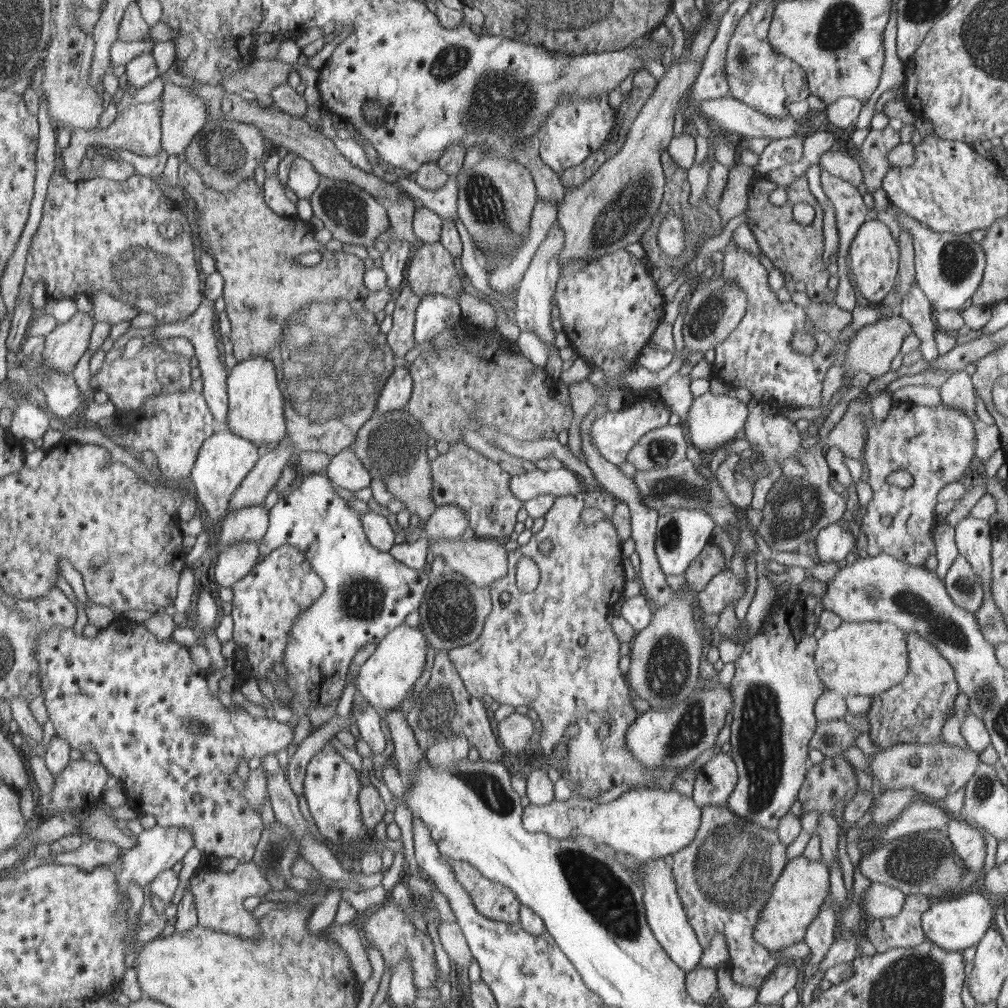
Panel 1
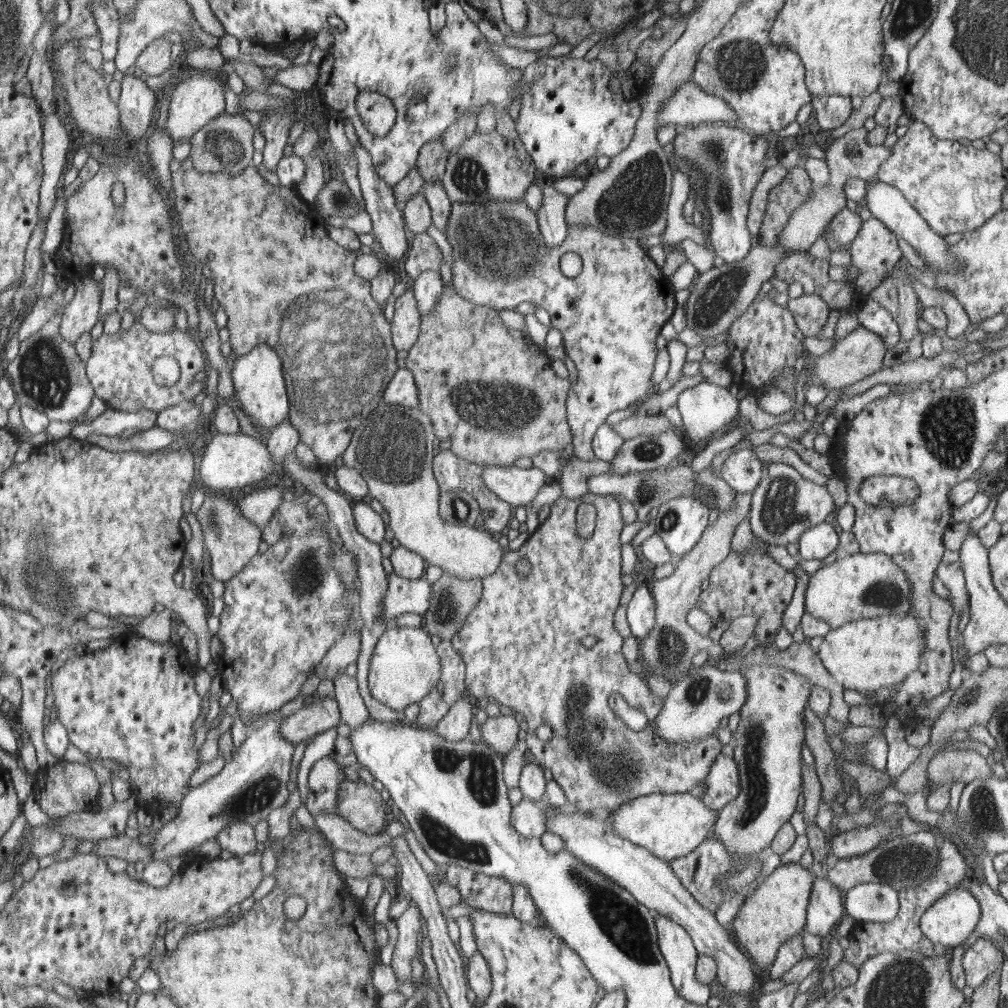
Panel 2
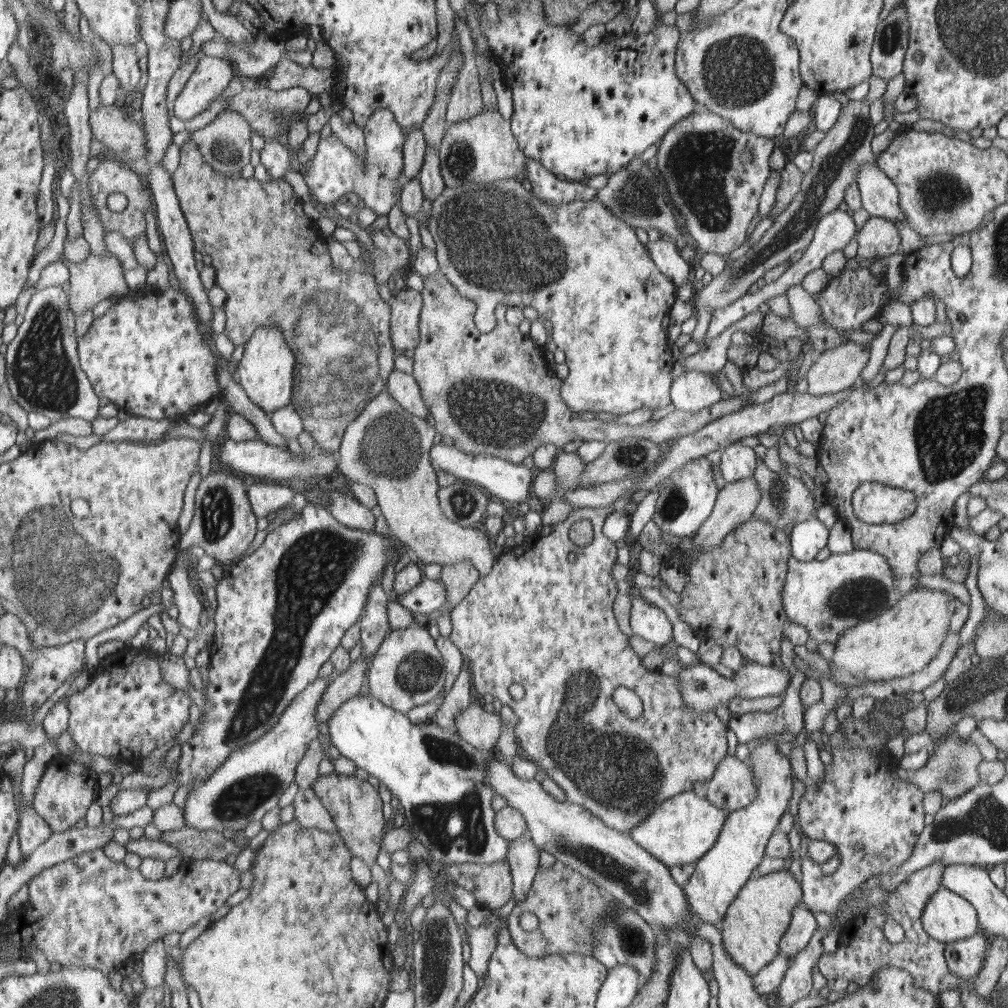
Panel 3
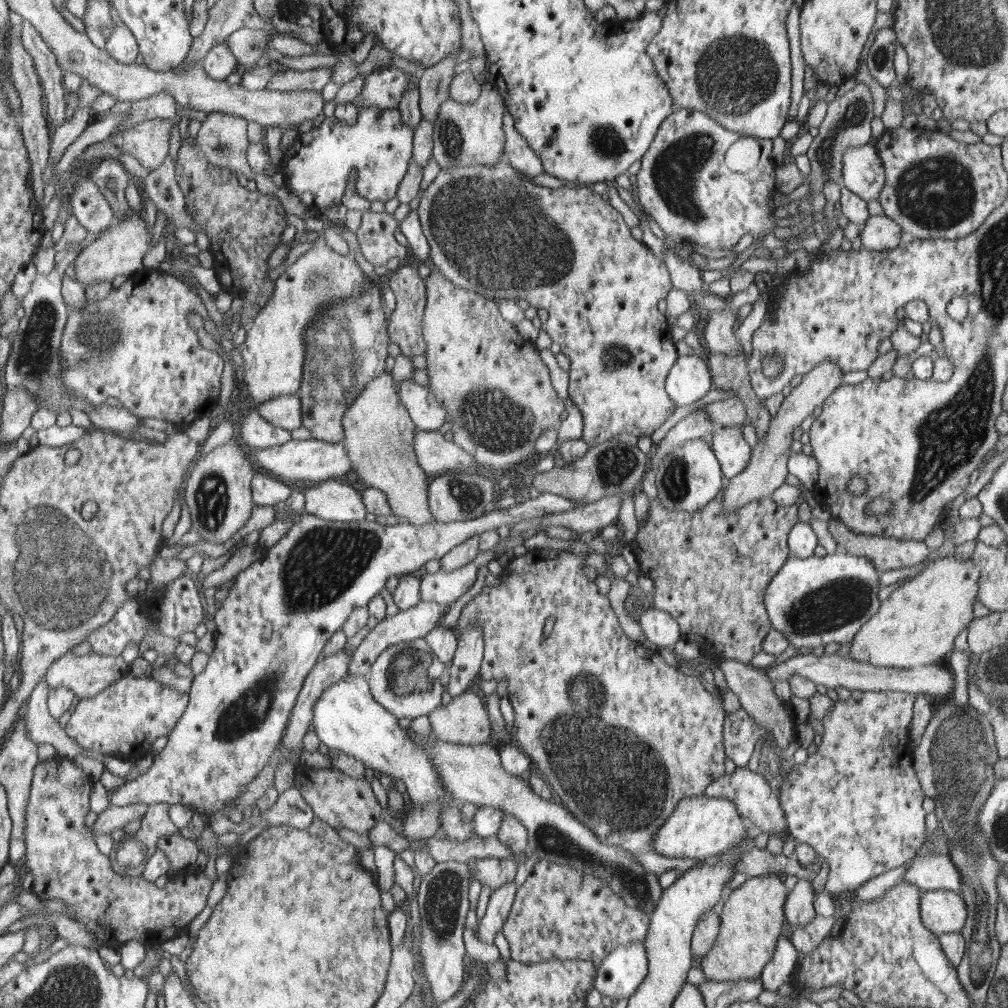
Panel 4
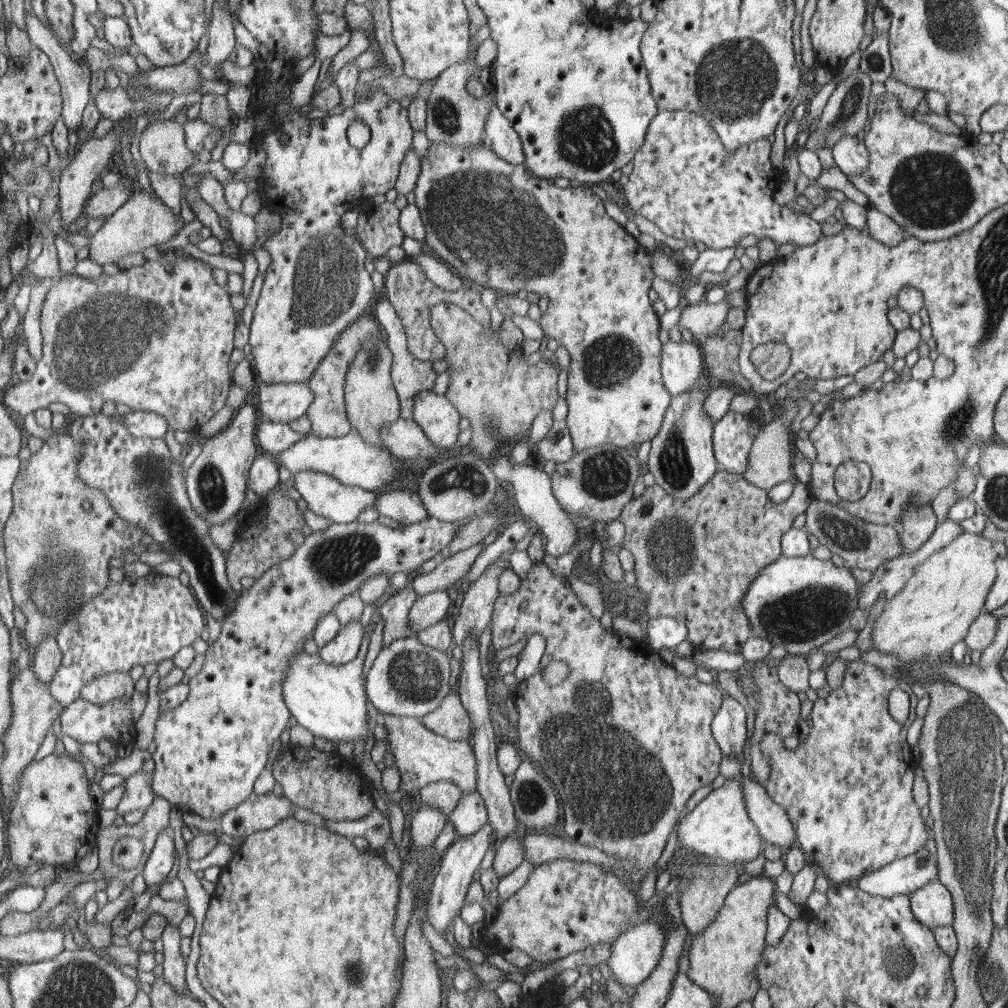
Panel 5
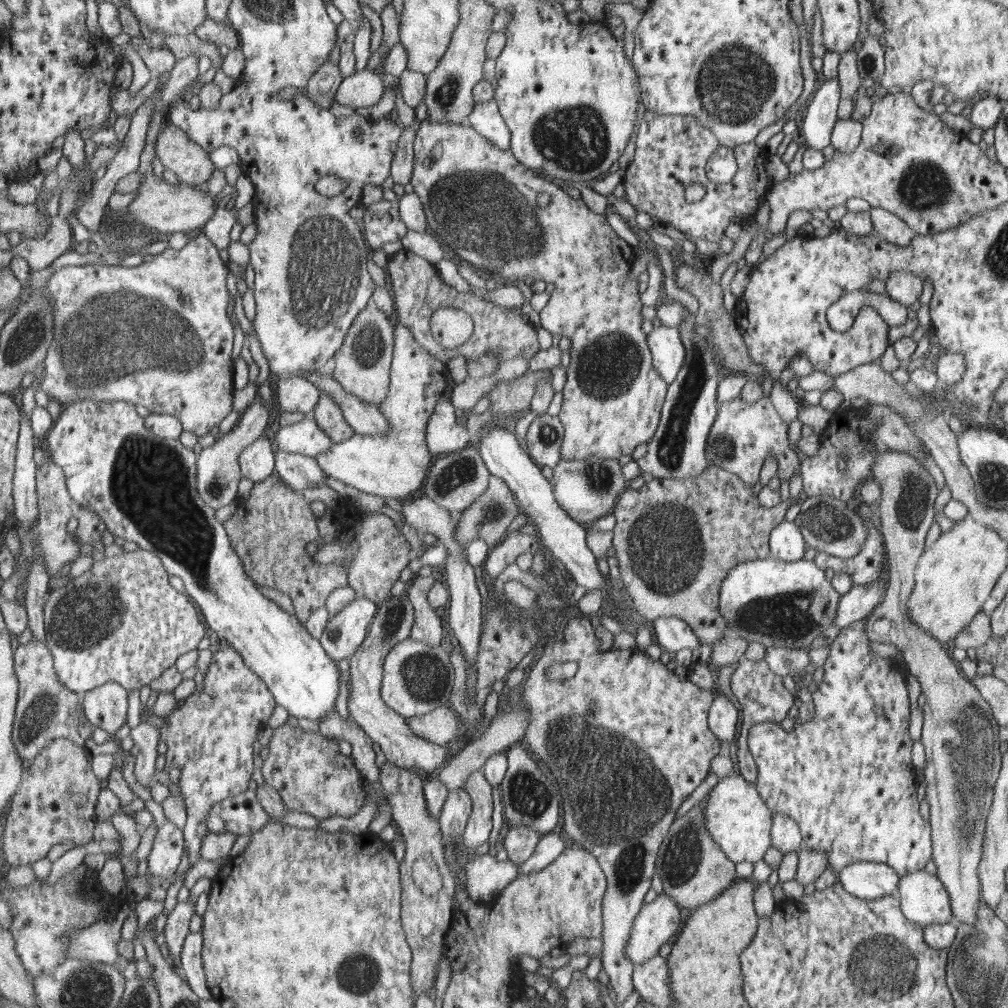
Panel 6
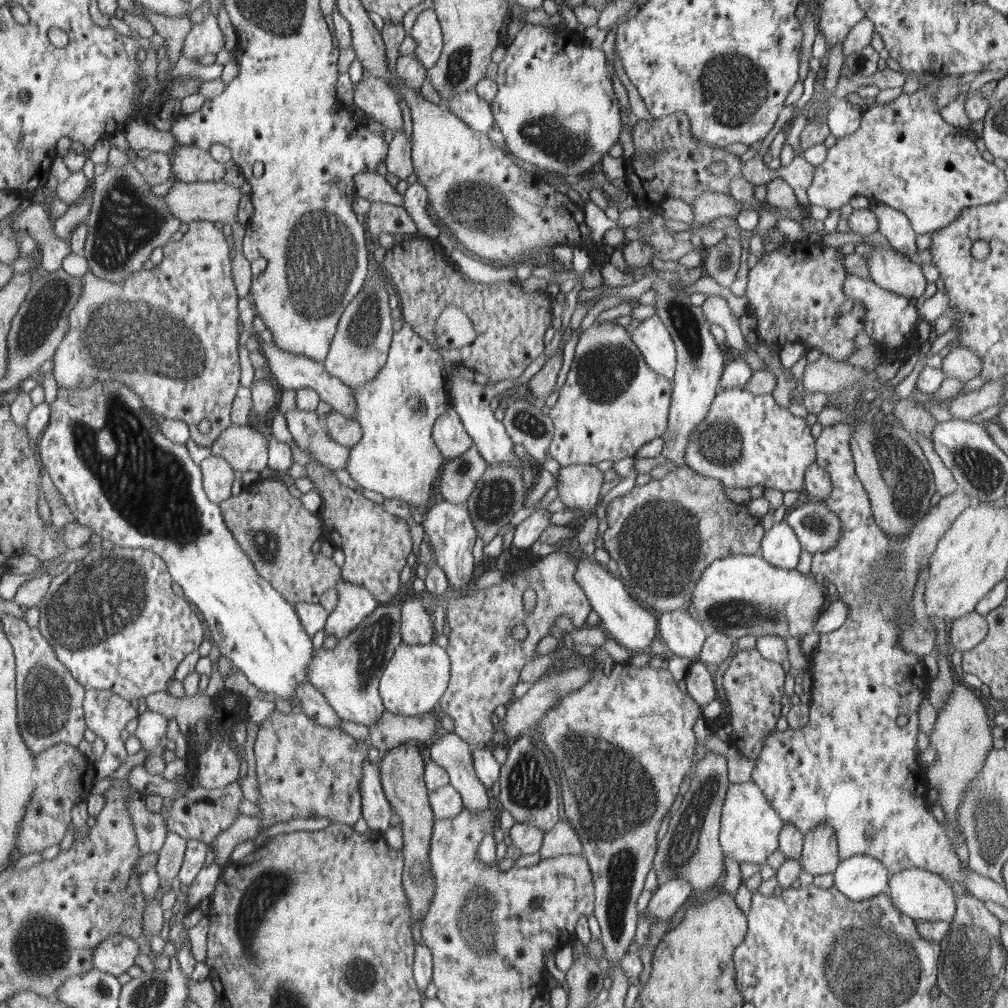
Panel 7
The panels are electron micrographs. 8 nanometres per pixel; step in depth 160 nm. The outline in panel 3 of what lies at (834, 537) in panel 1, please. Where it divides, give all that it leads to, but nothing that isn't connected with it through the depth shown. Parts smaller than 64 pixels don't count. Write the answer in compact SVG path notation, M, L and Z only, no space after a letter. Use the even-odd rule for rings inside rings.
M817 518L796 523L789 536L791 555L800 562L812 562L826 548L829 536L829 529Z

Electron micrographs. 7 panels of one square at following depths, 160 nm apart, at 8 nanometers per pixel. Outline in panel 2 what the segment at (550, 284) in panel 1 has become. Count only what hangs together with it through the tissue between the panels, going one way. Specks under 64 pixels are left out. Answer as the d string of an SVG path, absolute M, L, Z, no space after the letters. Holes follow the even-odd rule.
M551 180L543 185L543 203L537 212L539 214L540 231L548 242L548 249L554 249L566 239L565 208L570 196L560 194L552 185Z

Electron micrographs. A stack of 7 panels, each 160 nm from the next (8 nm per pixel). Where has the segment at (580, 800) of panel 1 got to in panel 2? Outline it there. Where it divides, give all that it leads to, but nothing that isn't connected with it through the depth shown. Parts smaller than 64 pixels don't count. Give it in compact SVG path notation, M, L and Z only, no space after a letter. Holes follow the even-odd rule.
M696 792L654 793L626 801L623 806L615 808L610 819L616 834L644 847L657 858L672 862L692 854L707 840L715 812ZM523 797L513 808L512 824L520 834L540 839L547 831L547 808L544 807L544 802L539 803Z

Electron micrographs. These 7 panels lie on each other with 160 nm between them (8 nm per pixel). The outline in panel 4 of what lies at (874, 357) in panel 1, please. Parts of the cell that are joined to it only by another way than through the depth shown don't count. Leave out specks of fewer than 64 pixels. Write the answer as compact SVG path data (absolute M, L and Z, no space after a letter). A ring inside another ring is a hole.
M830 359L822 361L804 375L802 382L792 389L787 399L782 401L776 417L769 423L767 435L756 444L755 452L753 452L747 468L738 476L729 479L728 486L724 487L723 510L739 510L749 502L770 497L777 488L785 483L788 474L787 462L791 455L792 433L807 416L814 412L814 408L818 408L826 398L842 385L842 379L846 375L840 371L841 368L836 361Z

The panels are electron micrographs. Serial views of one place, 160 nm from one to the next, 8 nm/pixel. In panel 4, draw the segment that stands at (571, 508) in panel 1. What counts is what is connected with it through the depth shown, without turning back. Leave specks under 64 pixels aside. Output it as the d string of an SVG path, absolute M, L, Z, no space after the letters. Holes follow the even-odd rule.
M549 547L530 550L525 555L515 556L504 567L504 578L498 586L485 585L482 592L462 608L457 627L462 631L469 626L481 626L485 646L479 670L480 676L483 680L497 682L506 680L508 683L507 696L514 708L513 742L519 744L522 752L531 759L531 762L537 764L537 773L560 796L562 804L572 811L576 818L588 825L601 841L620 845L630 852L637 852L644 846L651 845L651 840L658 833L659 826L671 816L680 801L702 795L707 786L718 781L724 774L723 730L726 712L722 708L720 697L714 698L708 690L704 690L702 682L698 682L696 677L686 676L678 672L678 669L674 670L656 652L646 650L644 646L636 644L636 641L630 640L624 634L616 614L610 608L608 598L602 596L594 580L590 580L584 574L584 566L586 566L586 553L574 554L569 551L552 550ZM550 617L555 618L554 627L548 638L542 638L546 620Z

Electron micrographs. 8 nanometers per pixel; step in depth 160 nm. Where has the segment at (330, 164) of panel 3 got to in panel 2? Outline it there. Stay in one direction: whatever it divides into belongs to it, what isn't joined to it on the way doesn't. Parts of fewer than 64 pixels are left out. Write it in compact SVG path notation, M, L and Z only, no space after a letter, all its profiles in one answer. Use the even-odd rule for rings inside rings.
M368 90L356 97L356 111L366 130L378 138L386 138L391 133L398 117L398 111L390 99Z

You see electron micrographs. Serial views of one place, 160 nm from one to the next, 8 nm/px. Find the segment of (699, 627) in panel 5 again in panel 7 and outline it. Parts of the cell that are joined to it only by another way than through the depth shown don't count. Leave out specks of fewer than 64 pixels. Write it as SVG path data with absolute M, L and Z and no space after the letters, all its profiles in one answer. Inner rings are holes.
M690 466L674 468L660 480L635 486L607 505L608 528L602 534L603 547L618 565L617 575L636 600L648 604L653 611L668 613L679 609L690 611L692 593L700 575L718 558L731 555L756 555L761 552L763 534L761 517L749 513L746 505L732 502L724 494L720 479L698 474Z

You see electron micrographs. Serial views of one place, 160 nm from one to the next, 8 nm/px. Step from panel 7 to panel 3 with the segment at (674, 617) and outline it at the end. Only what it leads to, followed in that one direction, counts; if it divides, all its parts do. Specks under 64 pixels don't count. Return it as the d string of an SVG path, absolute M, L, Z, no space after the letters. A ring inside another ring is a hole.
M638 589L631 594L630 626L634 635L661 647L673 637L672 624L664 610L648 604Z

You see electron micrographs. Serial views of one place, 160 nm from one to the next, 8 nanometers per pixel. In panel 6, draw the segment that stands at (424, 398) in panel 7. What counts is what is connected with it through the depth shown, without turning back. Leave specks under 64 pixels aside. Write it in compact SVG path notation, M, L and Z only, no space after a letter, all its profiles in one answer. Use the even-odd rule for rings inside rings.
M400 322L395 326L395 358L391 362L390 389L387 398L379 404L381 413L389 420L391 430L385 436L372 436L371 434L358 434L333 445L326 451L317 454L315 458L321 469L330 476L340 480L352 488L358 488L362 492L374 494L374 496L390 497L400 500L413 498L420 494L422 482L427 478L428 466L430 466L430 452L426 448L426 422L431 418L436 403L446 396L450 388L450 378L446 376L446 366L442 361L438 362L420 343L415 341L412 331Z

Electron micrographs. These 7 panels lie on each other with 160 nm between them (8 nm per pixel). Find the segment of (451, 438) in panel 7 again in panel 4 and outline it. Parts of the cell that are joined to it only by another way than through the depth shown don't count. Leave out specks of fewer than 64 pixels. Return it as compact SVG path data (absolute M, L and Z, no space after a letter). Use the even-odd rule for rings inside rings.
M413 380L397 384L399 401L408 407L408 414L422 431L437 431L447 422L446 409L436 400L428 387L419 386Z

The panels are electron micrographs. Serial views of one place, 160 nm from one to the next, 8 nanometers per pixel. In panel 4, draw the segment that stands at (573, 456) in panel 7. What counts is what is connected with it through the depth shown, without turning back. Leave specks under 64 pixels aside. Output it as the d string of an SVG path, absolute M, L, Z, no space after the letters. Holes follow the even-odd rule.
M505 160L496 163L494 167L440 169L436 179L421 195L417 213L421 220L421 228L430 246L429 263L433 269L451 279L456 286L464 290L477 291L480 295L489 296L493 301L522 298L527 299L529 306L534 306L537 309L544 308L548 312L549 317L546 323L541 324L541 329L550 335L552 341L560 344L561 351L570 359L569 398L582 413L584 418L582 439L590 446L613 440L613 436L622 434L622 432L634 434L638 438L644 434L651 436L654 430L660 428L660 425L670 417L670 409L676 408L676 406L666 391L666 383L668 374L671 373L671 369L677 361L676 348L670 338L668 322L658 310L658 302L666 298L673 284L670 284L670 276L668 276L664 260L654 256L650 250L646 252L646 246L630 234L630 228L626 226L622 214L616 212L601 194L590 188L590 185L580 185L574 188L565 186L557 189L536 186L532 177L520 173L520 170L516 170Z

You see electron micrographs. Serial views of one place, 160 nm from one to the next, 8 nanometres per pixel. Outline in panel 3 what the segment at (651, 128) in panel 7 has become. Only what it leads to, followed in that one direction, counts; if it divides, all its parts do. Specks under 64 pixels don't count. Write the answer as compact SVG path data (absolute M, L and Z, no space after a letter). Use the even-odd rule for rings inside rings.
M703 108L688 114L687 118L672 126L661 140L656 153L658 161L656 170L664 185L667 186L670 205L676 210L678 223L682 224L681 230L690 232L692 238L696 240L697 247L704 250L704 253L721 254L723 257L740 248L746 242L746 228L750 226L750 220L758 210L758 198L762 194L762 188L768 176L772 174L768 160L770 160L774 142L749 132L742 132L728 119L721 118L719 114ZM742 146L754 152L754 157L758 160L758 172L750 172L750 174L744 172L744 166L740 164L740 158L738 158L742 152Z

